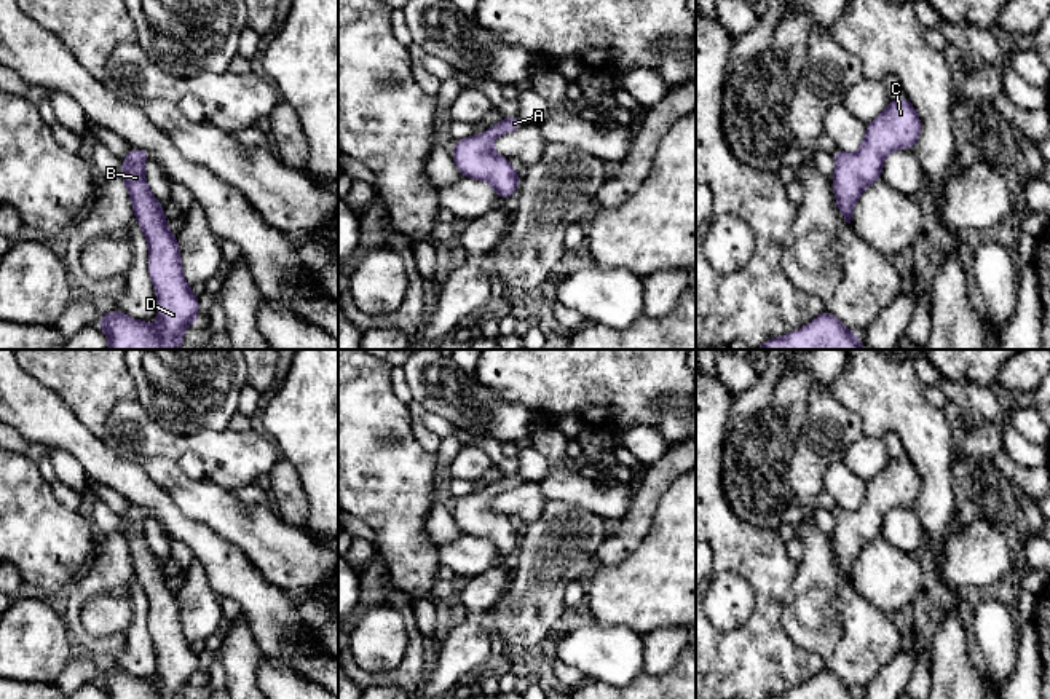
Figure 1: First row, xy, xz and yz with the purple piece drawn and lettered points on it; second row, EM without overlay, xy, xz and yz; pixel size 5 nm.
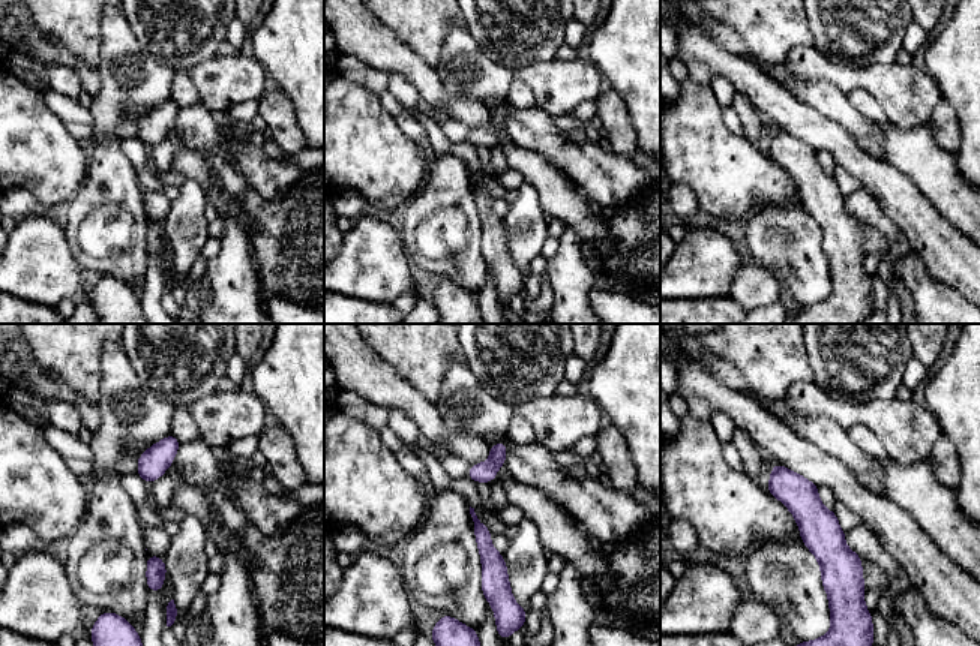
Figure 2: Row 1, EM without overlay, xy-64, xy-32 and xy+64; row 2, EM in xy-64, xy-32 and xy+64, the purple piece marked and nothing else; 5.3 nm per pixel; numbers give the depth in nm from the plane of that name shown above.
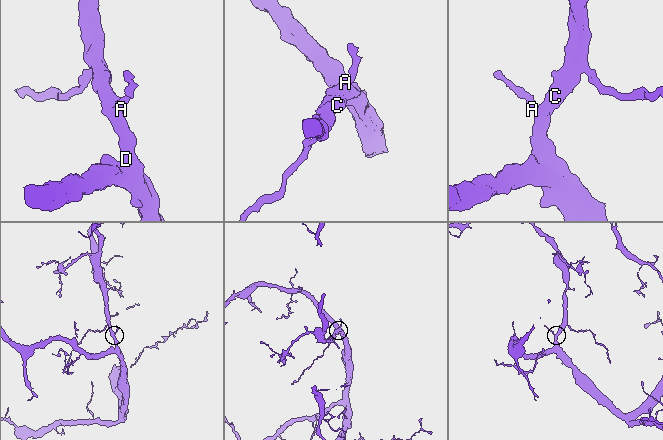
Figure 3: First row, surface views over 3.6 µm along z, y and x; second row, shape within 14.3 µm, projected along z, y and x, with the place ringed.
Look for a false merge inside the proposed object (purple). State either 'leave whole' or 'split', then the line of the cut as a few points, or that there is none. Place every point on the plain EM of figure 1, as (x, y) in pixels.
leave whole; cut none

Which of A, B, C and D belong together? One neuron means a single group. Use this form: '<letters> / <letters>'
A B C D

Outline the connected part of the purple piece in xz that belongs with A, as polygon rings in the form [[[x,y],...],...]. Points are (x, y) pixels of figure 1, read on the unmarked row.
[[[514,472],[503,476],[479,493],[456,498],[452,515],[463,535],[474,535],[495,544],[504,560],[517,546],[520,535],[511,519],[491,506],[495,495],[512,490],[522,484],[522,477]]]

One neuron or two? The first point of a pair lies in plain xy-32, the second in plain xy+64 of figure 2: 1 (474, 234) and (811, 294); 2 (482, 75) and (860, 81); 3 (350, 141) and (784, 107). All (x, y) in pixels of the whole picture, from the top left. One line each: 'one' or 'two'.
1: one
2: one
3: two

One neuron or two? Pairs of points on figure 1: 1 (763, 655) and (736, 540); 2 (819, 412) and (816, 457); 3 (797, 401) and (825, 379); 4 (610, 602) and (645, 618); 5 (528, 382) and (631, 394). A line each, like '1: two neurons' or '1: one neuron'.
1: one neuron
2: one neuron
3: one neuron
4: one neuron
5: one neuron

